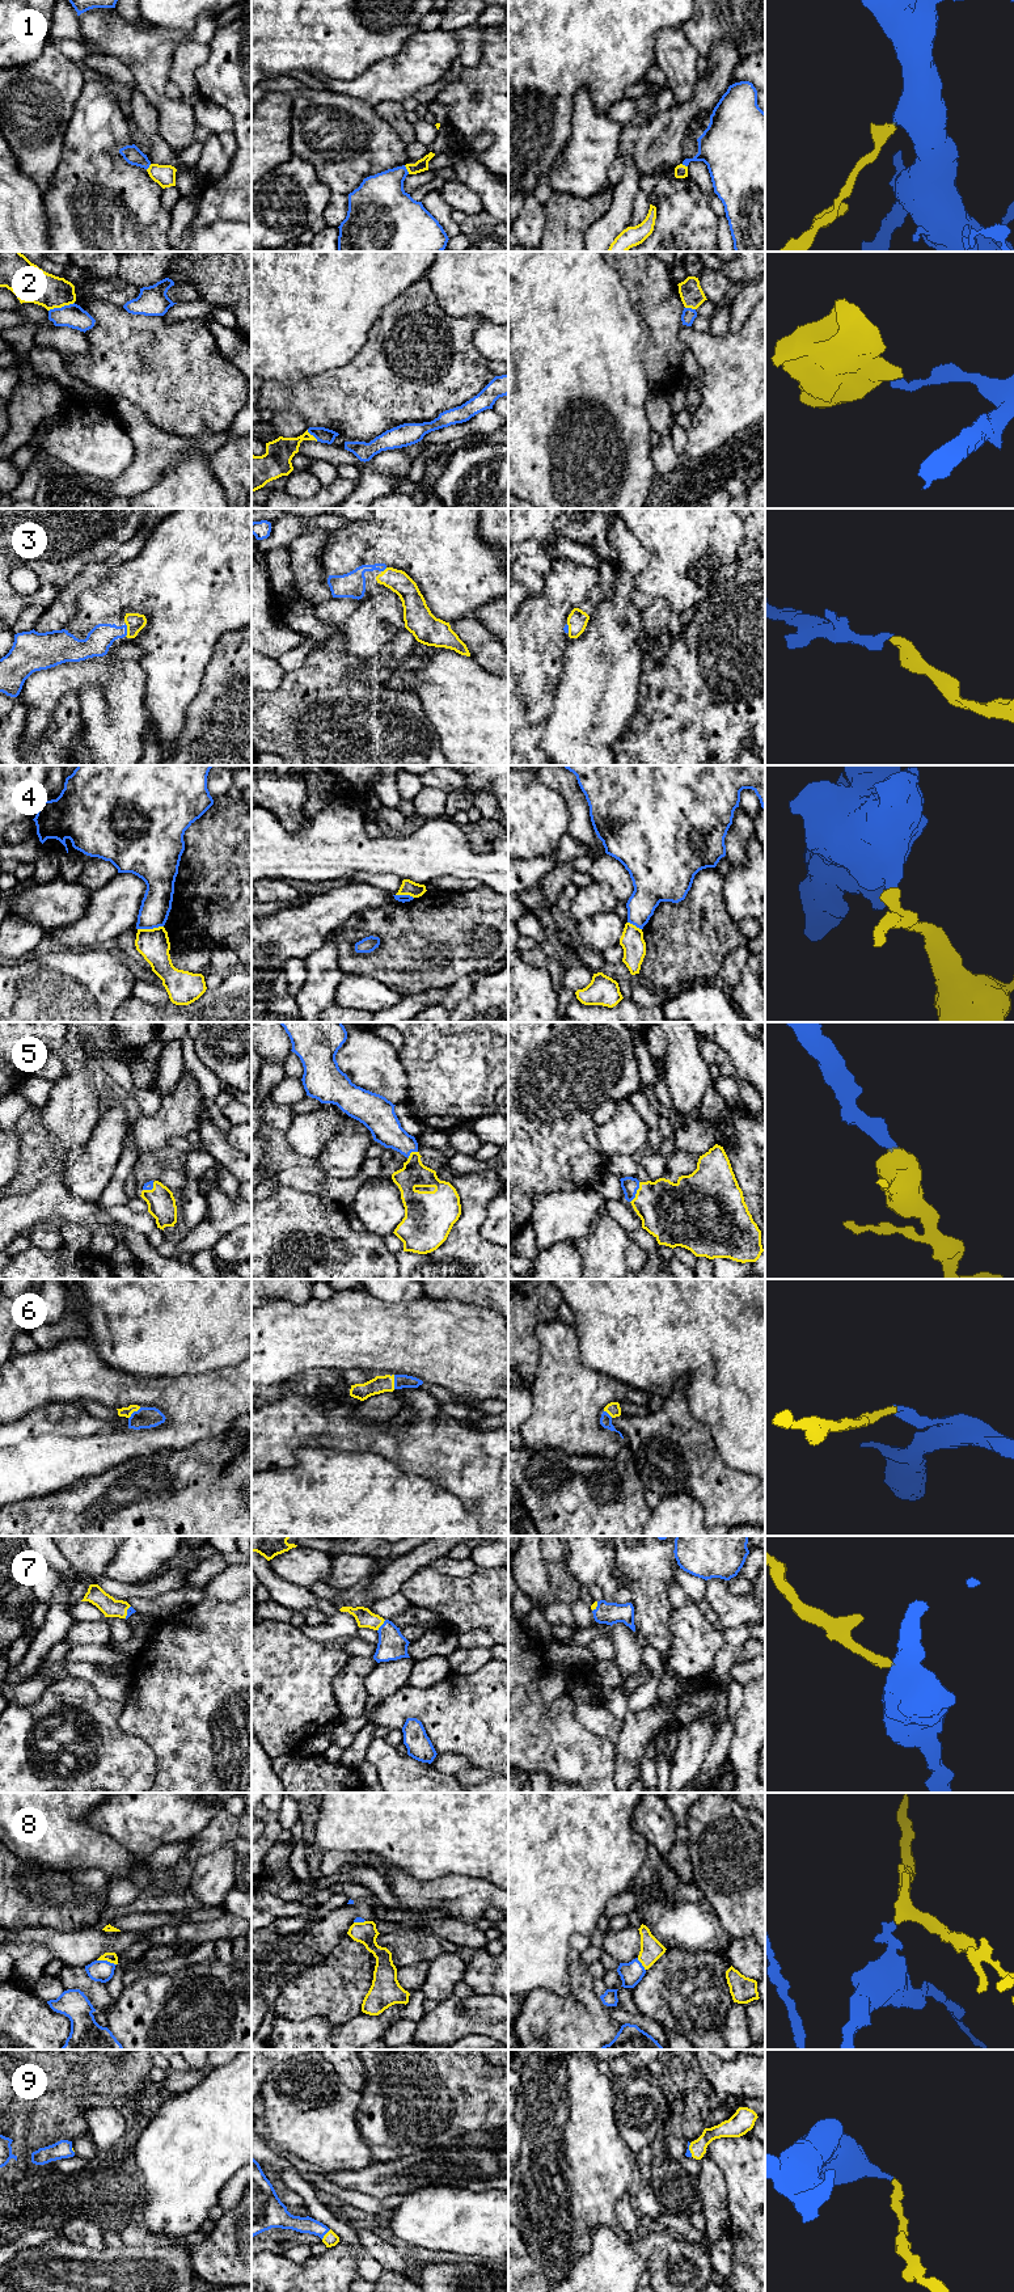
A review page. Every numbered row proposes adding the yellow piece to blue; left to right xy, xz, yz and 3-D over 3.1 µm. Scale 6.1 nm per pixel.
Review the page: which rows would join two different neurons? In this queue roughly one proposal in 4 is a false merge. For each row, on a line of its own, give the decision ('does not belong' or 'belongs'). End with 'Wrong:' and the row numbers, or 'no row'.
1: belongs
2: does not belong
3: belongs
4: does not belong
5: belongs
6: belongs
7: belongs
8: belongs
9: belongs
Wrong: 2, 4

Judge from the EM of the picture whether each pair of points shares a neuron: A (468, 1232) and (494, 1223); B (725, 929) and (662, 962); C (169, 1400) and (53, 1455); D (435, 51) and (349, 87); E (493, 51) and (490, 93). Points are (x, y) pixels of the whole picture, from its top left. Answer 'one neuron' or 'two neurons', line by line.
A: two neurons
B: one neuron
C: one neuron
D: one neuron
E: one neuron

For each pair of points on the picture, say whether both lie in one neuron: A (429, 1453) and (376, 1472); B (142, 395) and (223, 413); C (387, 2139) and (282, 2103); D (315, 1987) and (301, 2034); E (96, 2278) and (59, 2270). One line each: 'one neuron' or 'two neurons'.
A: two neurons
B: one neuron
C: two neurons
D: two neurons
E: one neuron

